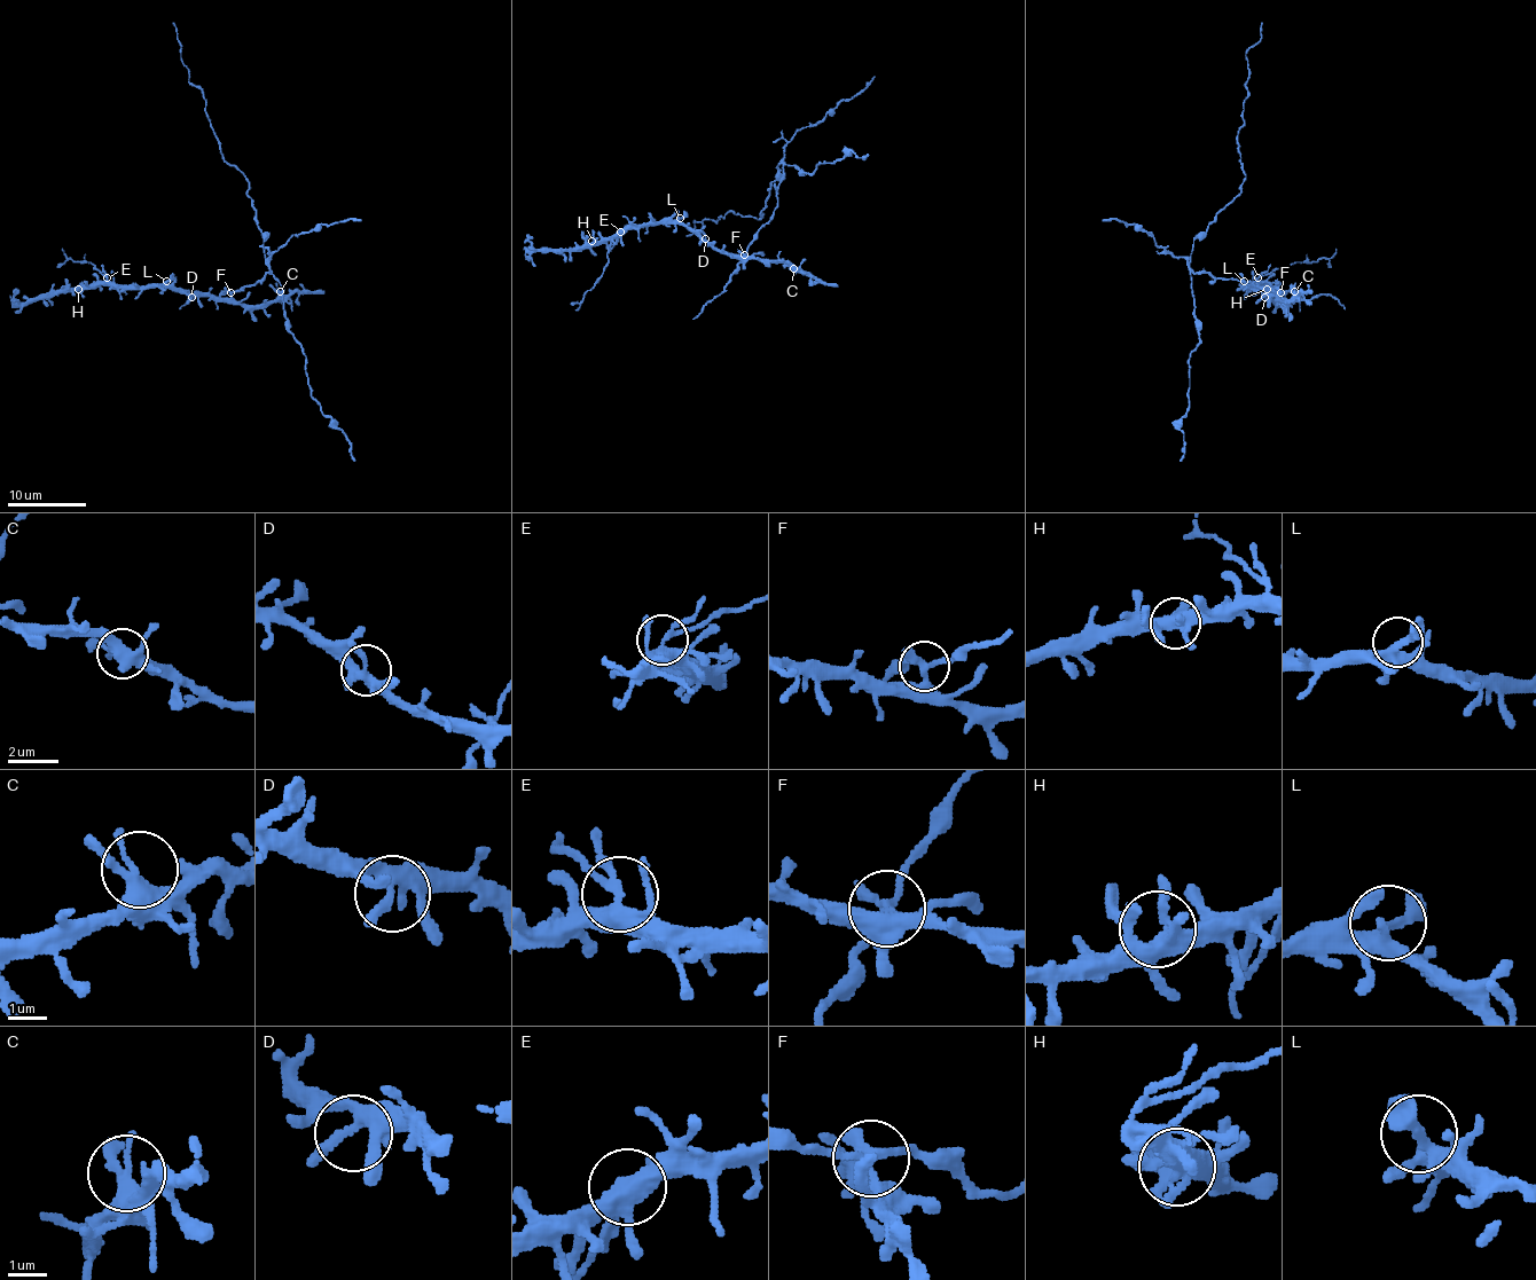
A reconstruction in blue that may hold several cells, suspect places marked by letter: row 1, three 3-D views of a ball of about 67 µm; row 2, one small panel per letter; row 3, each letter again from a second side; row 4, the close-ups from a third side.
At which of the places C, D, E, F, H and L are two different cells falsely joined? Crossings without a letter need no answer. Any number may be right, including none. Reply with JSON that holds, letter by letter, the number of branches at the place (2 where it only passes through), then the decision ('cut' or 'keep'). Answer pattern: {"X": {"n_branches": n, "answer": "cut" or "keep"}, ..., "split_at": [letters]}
{"C": {"n_branches": 3, "answer": "keep"}, "D": {"n_branches": 4, "answer": "keep"}, "E": {"n_branches": 4, "answer": "cut"}, "F": {"n_branches": 3, "answer": "cut"}, "H": {"n_branches": 6, "answer": "keep"}, "L": {"n_branches": 4, "answer": "keep"}, "split_at": ["E", "F"]}

